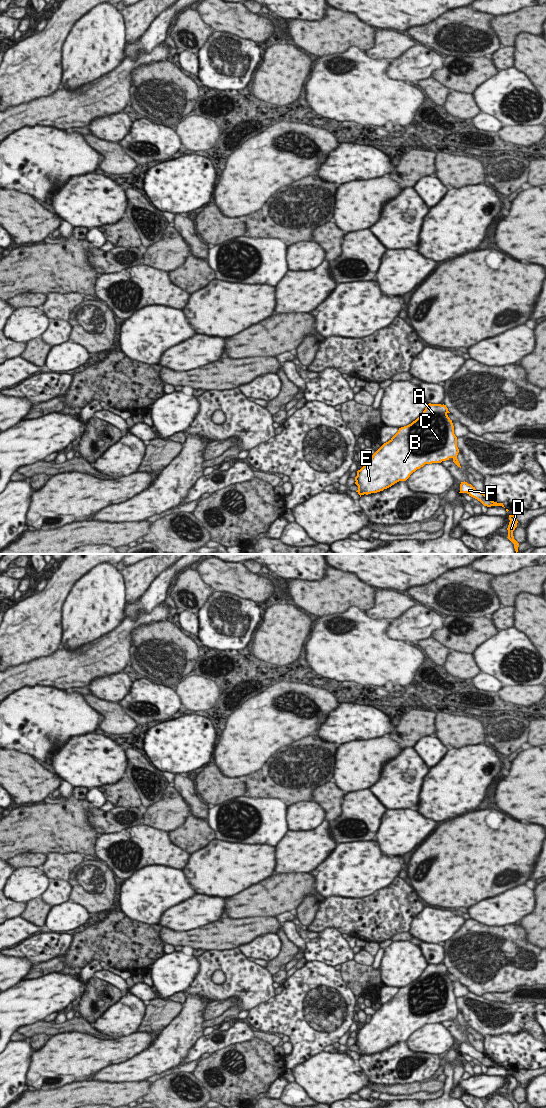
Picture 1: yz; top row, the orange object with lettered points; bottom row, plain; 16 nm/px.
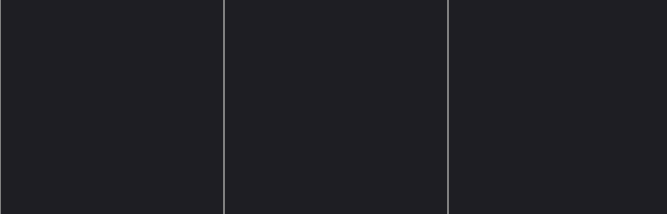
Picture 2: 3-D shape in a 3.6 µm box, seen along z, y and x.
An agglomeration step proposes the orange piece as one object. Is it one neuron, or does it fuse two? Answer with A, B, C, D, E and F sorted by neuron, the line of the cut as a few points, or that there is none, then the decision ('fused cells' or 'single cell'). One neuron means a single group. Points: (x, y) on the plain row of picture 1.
A B C D E F | no cut | single cell

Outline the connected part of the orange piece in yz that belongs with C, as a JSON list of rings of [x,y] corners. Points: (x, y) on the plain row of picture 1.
[[[429,963],[420,977],[399,988],[398,992],[372,1015],[370,1021],[357,1031],[355,1044],[358,1046],[356,1052],[360,1057],[383,1051],[399,1041],[406,1041],[413,1032],[425,1024],[441,1023],[452,1018],[461,1028],[457,1019],[457,997],[448,973],[450,972],[446,965]]]

